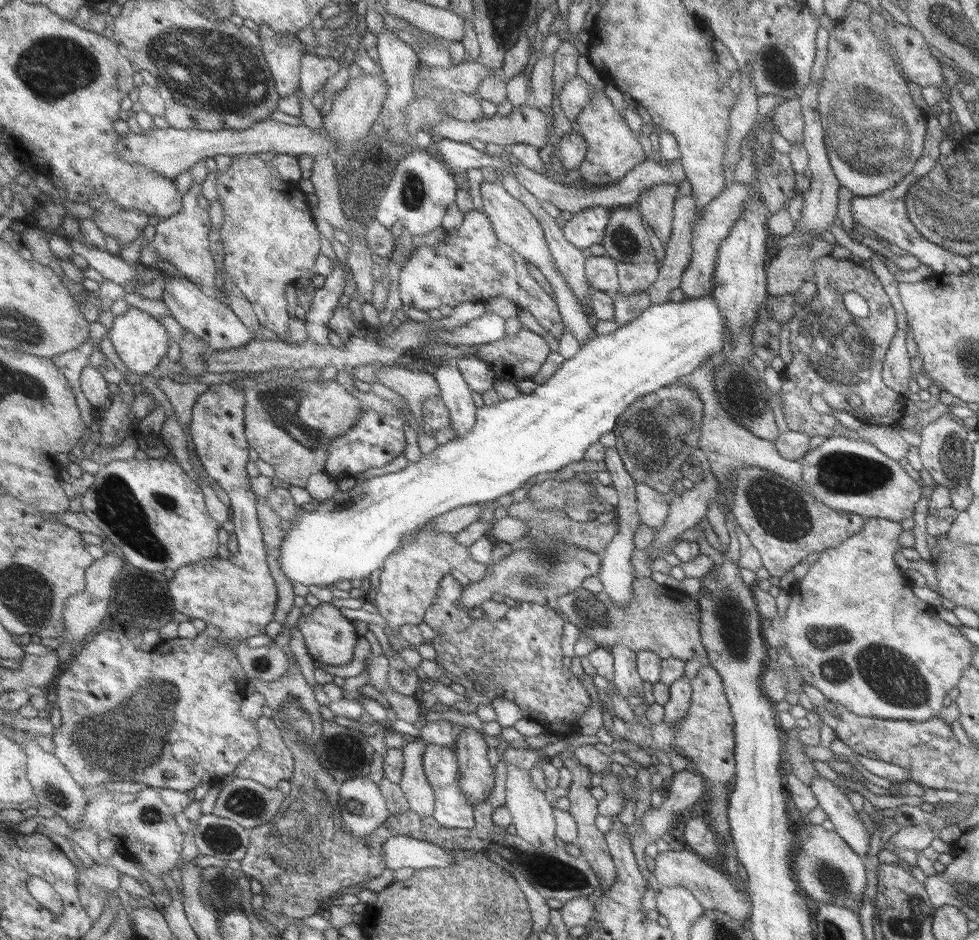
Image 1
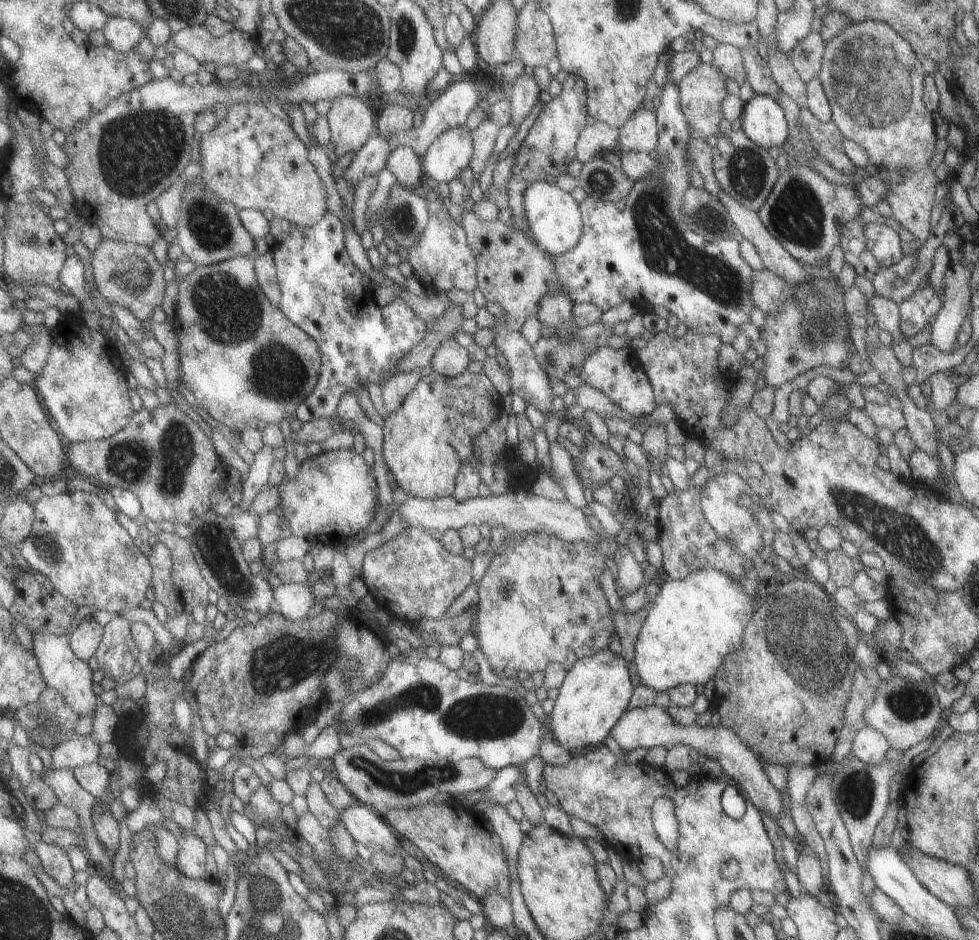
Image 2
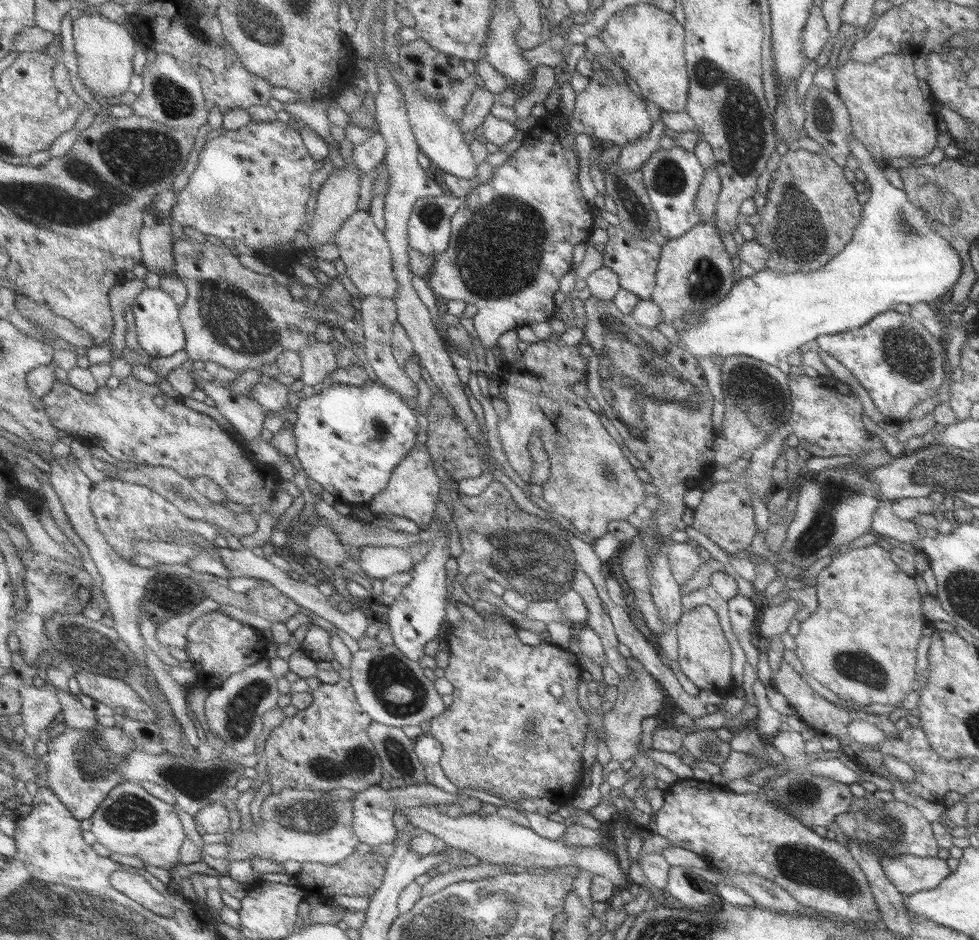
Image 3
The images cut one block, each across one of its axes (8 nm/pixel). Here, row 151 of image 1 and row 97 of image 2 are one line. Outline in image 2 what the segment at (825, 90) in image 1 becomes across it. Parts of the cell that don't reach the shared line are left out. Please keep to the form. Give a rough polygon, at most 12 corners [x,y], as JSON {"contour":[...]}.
{"contour":[[864,20],[817,77],[844,139],[886,180],[894,223],[930,238],[936,125],[920,57]]}

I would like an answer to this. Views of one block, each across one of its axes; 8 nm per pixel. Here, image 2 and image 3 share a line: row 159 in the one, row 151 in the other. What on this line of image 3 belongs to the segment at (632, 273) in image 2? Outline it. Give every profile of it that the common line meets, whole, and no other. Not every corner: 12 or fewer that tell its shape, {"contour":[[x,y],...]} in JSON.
{"contour":[[681,146],[640,172],[659,234],[702,224],[693,205],[705,170]]}

